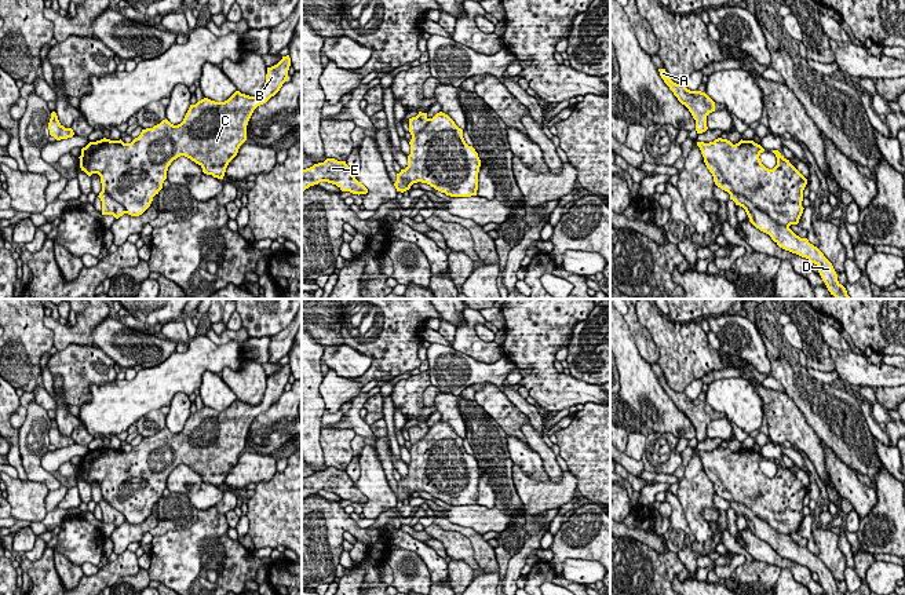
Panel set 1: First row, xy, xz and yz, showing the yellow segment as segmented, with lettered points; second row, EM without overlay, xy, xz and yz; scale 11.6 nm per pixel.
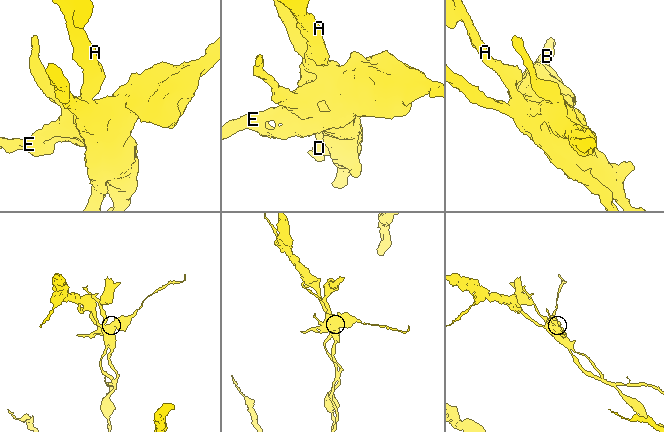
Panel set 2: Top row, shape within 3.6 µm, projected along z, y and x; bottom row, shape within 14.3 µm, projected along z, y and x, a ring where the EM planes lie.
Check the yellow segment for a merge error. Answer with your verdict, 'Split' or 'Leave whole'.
Leave whole

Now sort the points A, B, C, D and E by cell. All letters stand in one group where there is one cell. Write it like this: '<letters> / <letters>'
A B C D E

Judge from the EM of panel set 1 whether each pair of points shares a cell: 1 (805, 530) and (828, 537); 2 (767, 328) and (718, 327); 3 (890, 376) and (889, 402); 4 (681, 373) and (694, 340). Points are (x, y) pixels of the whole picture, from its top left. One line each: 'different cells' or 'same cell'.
1: different cells
2: different cells
3: different cells
4: same cell

